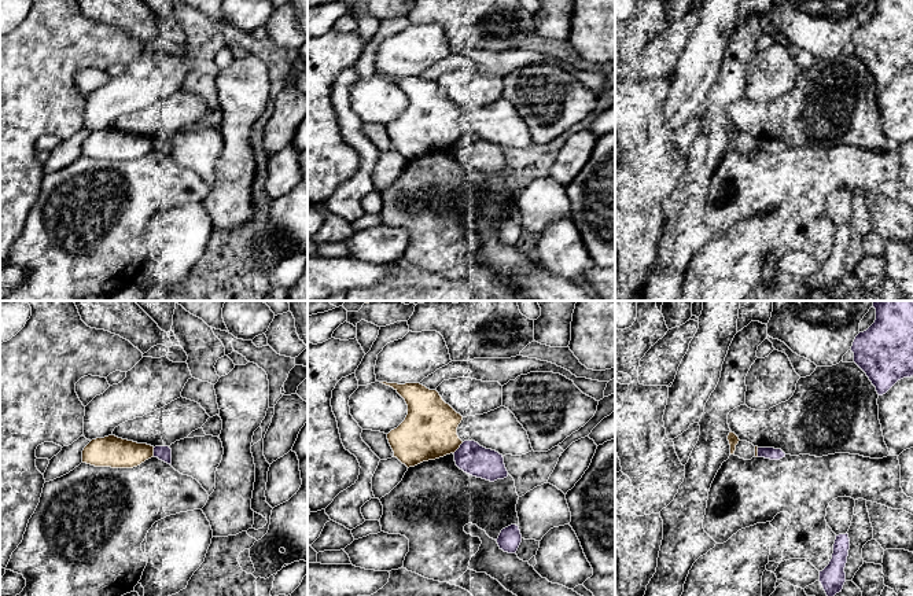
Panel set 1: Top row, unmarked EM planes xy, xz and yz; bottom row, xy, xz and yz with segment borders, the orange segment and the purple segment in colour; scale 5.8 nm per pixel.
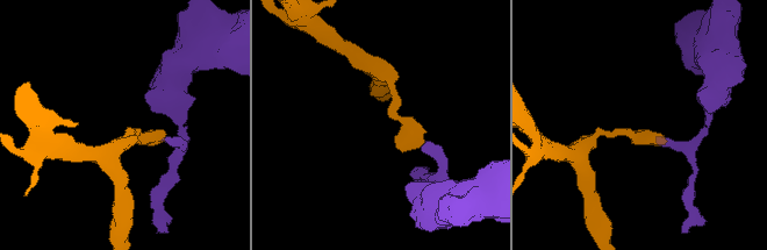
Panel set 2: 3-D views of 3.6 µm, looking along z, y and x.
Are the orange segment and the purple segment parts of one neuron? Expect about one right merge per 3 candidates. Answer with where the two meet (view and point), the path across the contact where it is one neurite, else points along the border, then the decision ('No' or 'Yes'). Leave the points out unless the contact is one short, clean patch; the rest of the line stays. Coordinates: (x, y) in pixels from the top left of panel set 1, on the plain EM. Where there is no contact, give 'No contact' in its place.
Touches orange at xz (459, 139). No

